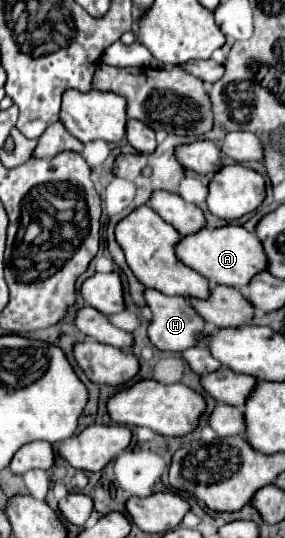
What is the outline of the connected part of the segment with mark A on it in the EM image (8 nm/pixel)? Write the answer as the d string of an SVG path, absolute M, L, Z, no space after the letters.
M223 226L217 230L205 228L193 236L183 238L183 242L175 248L175 254L183 264L195 268L201 276L211 278L215 284L225 284L241 290L249 286L255 274L267 270L269 264L261 240L243 226Z

